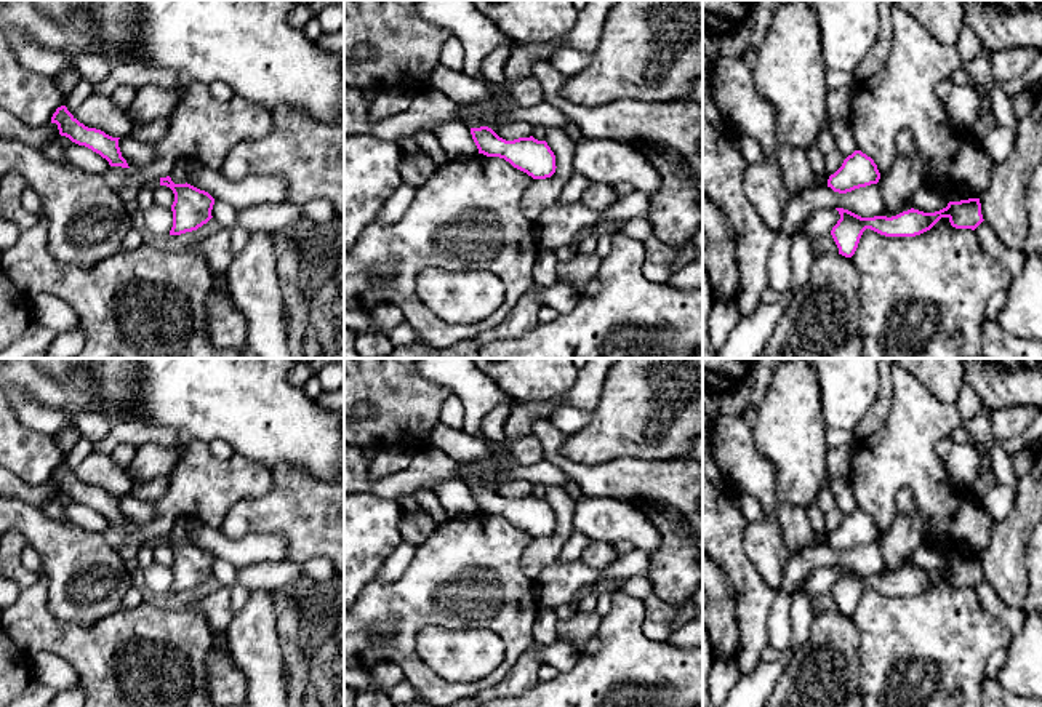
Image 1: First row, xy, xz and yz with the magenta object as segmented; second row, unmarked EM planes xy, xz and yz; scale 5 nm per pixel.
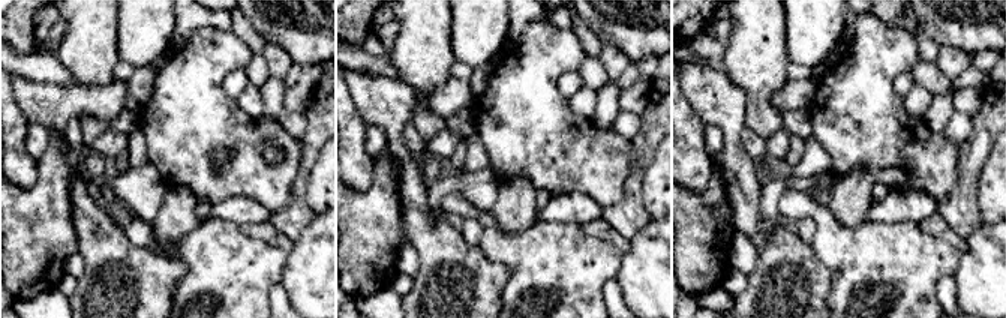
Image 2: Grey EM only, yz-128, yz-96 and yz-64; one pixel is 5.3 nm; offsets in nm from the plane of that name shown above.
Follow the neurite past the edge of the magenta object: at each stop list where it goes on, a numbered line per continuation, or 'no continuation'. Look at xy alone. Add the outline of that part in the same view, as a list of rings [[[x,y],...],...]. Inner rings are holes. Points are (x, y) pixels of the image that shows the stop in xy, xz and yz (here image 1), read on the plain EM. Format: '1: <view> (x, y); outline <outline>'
no continuation

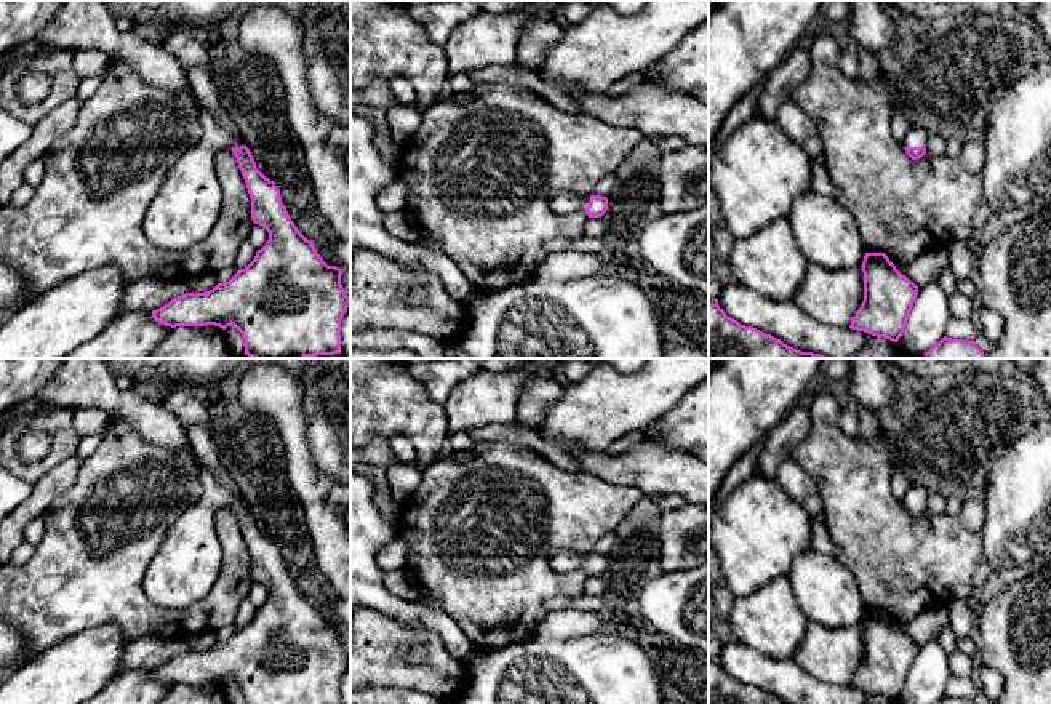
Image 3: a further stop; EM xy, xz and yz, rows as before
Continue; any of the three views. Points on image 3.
1: yz (915, 495); outline [[[909,485],[902,506],[926,506],[929,491],[920,485]]]

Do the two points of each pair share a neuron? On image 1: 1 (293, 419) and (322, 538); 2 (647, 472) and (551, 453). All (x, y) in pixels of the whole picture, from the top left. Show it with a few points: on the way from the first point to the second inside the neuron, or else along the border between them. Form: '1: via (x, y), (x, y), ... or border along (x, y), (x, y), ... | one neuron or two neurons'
1: border along (271, 467), (295, 464), (327, 482) | two neurons
2: via (623, 474), (581, 474), (575, 471) | one neuron

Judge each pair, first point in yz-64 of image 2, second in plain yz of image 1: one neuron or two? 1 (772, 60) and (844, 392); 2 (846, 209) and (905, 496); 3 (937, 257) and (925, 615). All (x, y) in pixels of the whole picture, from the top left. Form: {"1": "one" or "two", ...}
{"1": "two", "2": "one", "3": "one"}

